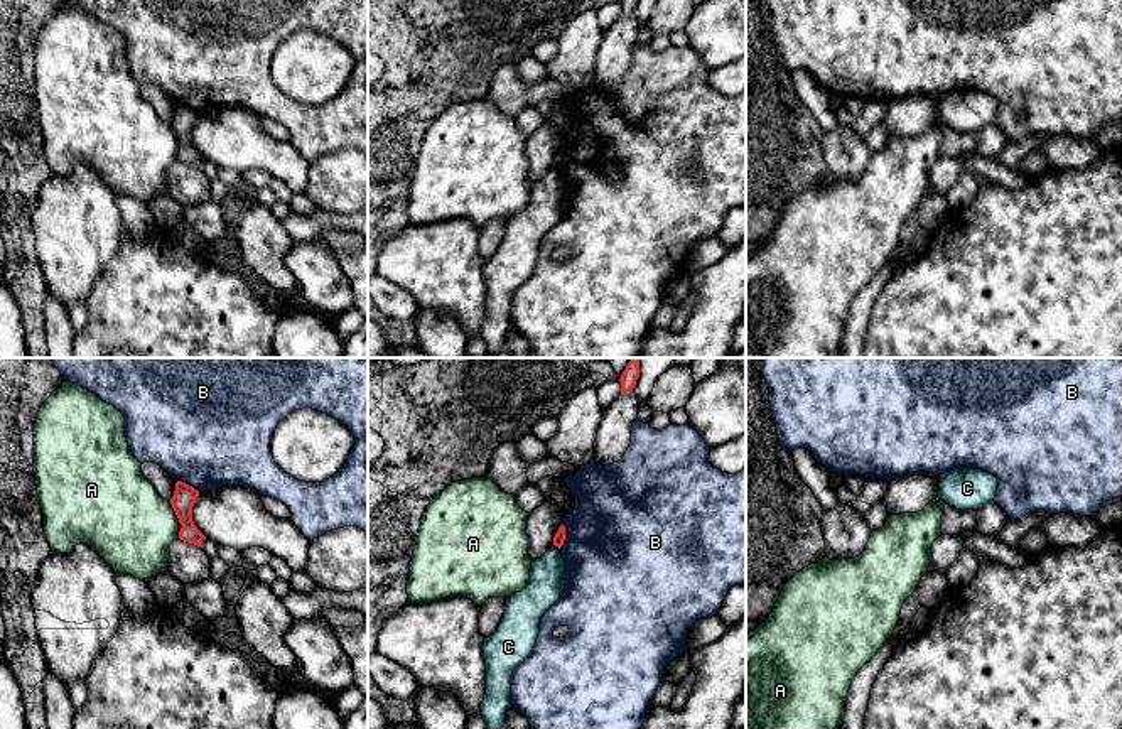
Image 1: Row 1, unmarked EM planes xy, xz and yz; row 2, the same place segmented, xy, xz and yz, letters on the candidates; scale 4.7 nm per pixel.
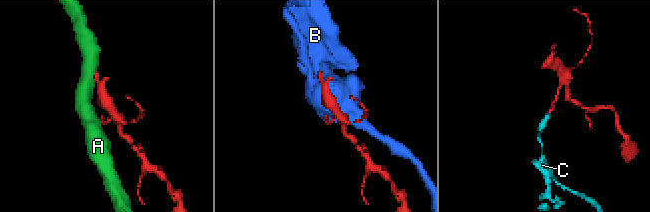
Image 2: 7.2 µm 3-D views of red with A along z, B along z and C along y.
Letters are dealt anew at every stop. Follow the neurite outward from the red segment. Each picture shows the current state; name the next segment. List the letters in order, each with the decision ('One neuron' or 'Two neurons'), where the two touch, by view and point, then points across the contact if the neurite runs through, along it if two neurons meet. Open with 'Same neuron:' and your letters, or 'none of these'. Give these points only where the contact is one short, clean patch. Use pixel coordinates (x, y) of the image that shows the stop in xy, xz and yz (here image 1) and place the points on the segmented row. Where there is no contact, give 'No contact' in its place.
Same neuron: none of these
A: Two neurons. Touches red at xy (174, 510)
B: Two neurons. Touches red at xz (564, 535). Boundary: xz (562, 523), (564, 542), (559, 547)
C: Two neurons. Touches red at xz (557, 545). Boundary: xz (554, 544), (559, 549)

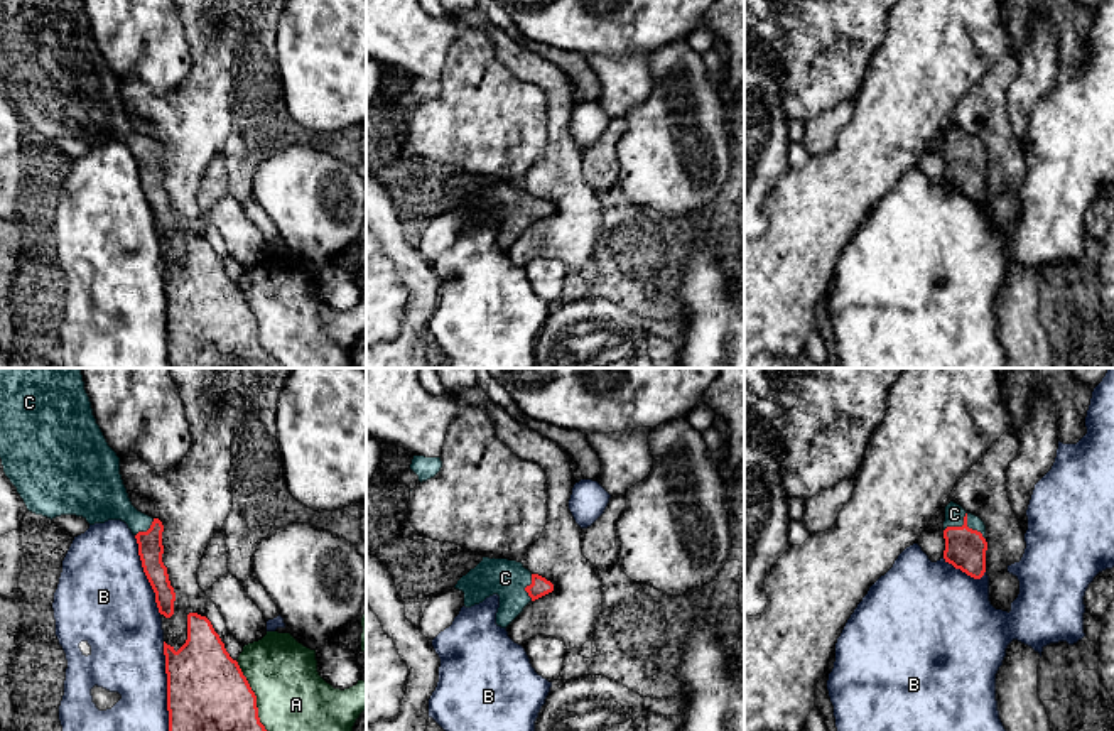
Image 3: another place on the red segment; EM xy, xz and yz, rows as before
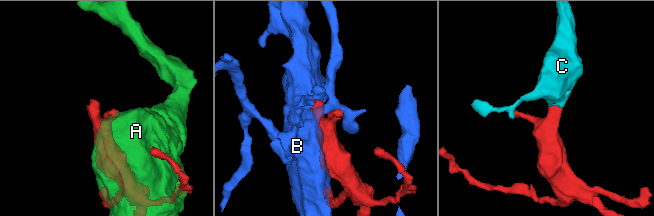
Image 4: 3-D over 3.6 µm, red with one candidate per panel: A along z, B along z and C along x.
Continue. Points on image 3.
Same neuron: C
A: Two neurons. Touches red at xy (255, 696)
B: Two neurons. Touches red at xy (167, 686)
C: One neuron. Touches red at yz (966, 524). Path across: yz (966, 549), (966, 524), (954, 514)

